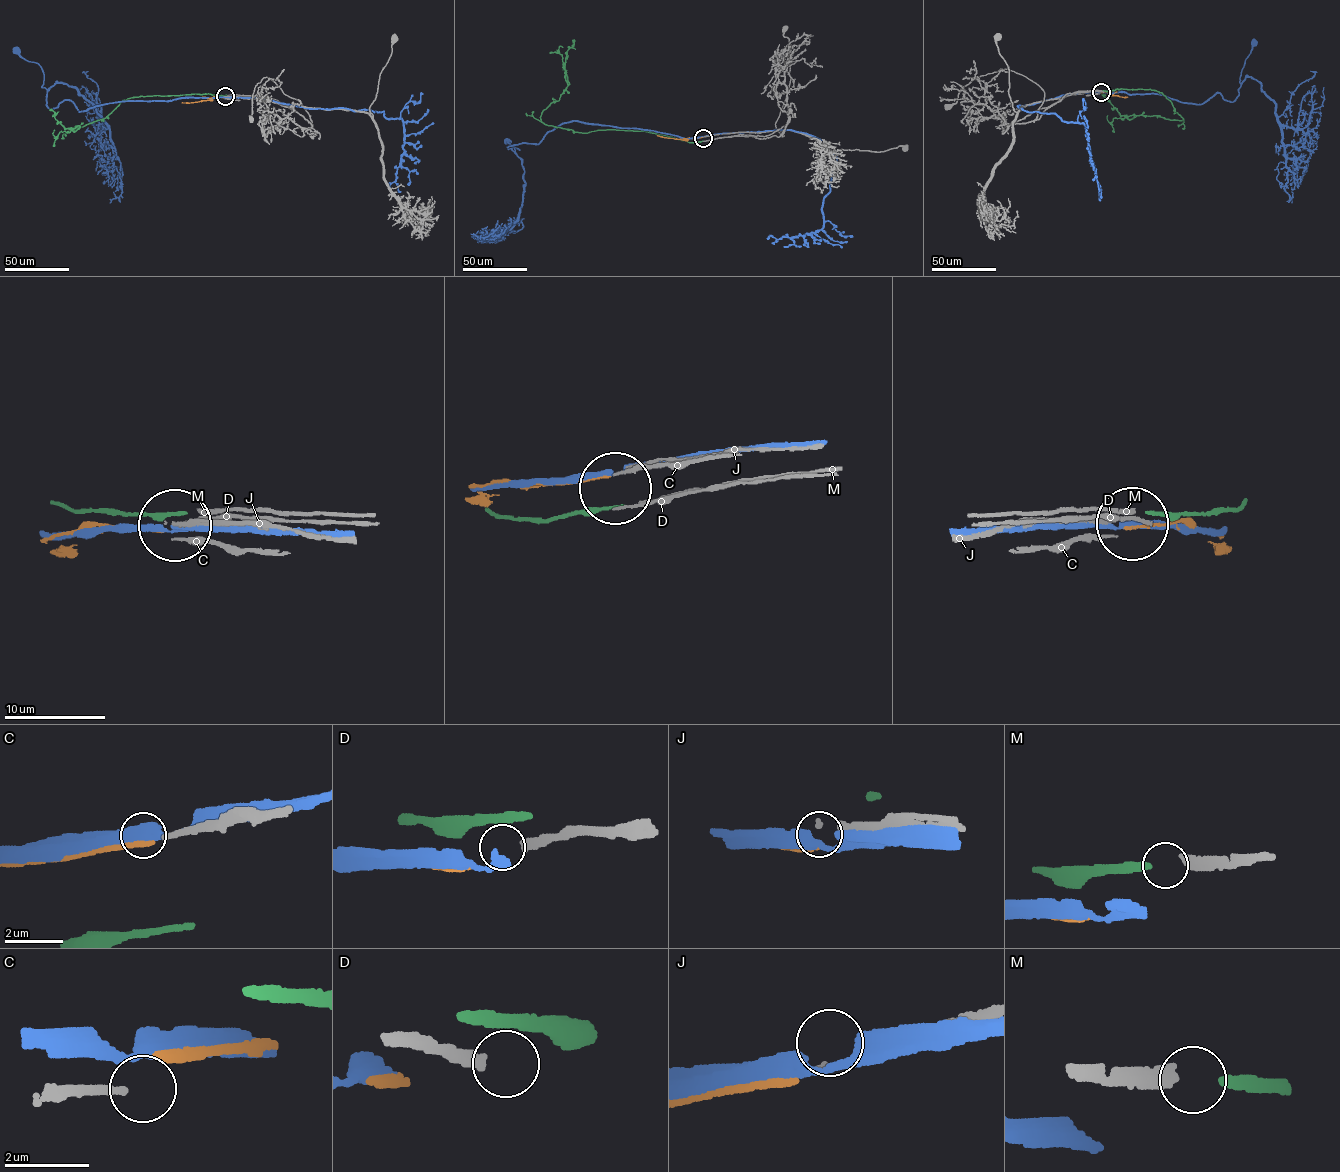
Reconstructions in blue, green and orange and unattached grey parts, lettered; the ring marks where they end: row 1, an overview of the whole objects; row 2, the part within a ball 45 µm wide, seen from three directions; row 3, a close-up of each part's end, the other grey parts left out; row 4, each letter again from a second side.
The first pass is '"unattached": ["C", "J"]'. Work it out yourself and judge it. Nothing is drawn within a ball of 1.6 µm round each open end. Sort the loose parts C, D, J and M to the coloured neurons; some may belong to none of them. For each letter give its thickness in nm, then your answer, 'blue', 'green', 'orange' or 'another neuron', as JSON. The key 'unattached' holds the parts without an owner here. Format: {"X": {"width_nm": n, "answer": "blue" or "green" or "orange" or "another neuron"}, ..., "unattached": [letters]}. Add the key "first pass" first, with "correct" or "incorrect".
{"first pass": "incorrect", "C": {"width_nm": 180, "answer": "another neuron"}, "D": {"width_nm": 220, "answer": "another neuron"}, "J": {"width_nm": 100, "answer": "another neuron"}, "M": {"width_nm": 240, "answer": "green"}, "unattached": ["C", "D", "J"]}

